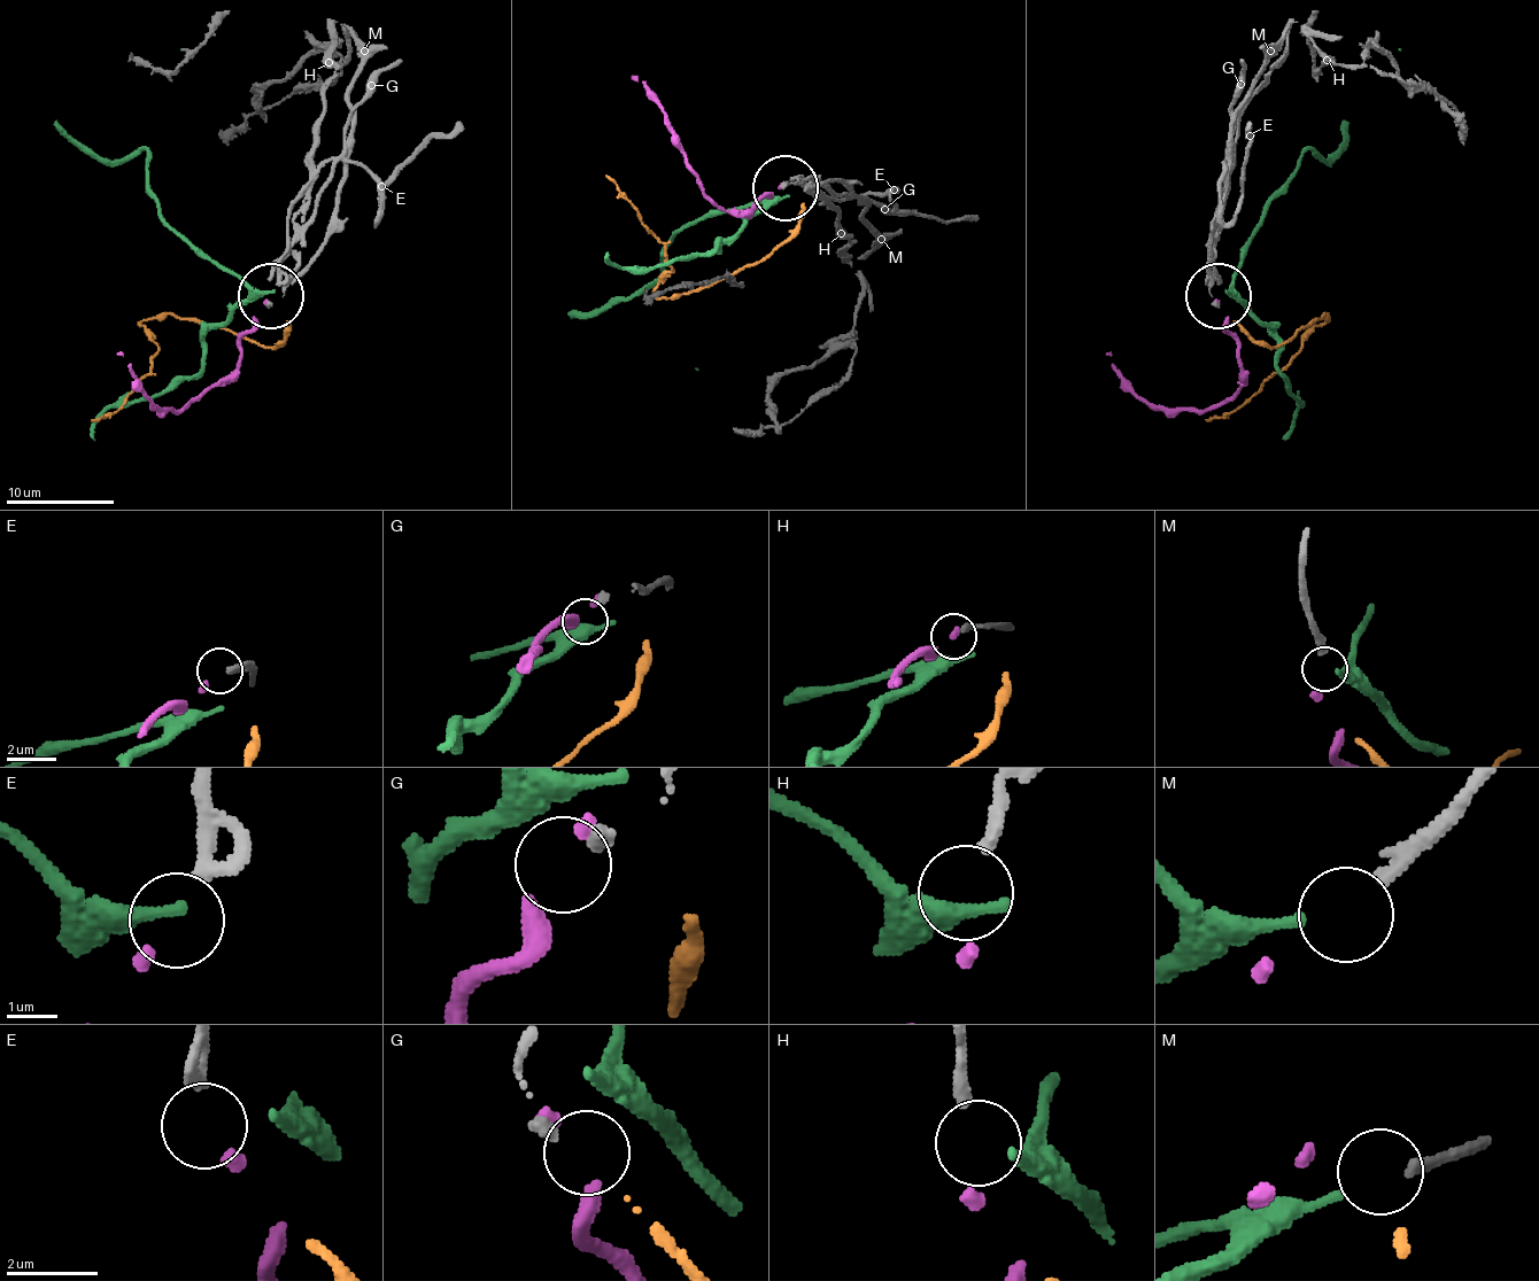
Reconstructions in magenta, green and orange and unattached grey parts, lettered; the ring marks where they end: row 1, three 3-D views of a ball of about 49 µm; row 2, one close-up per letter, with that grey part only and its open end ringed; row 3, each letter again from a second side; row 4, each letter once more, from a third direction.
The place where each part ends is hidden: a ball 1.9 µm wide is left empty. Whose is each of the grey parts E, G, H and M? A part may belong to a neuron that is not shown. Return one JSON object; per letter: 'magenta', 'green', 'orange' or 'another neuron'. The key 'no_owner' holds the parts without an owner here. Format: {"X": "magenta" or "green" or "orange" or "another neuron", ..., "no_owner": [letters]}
{"E": "another neuron", "G": "another neuron", "H": "another neuron", "M": "green", "no_owner": ["E", "G", "H"]}

